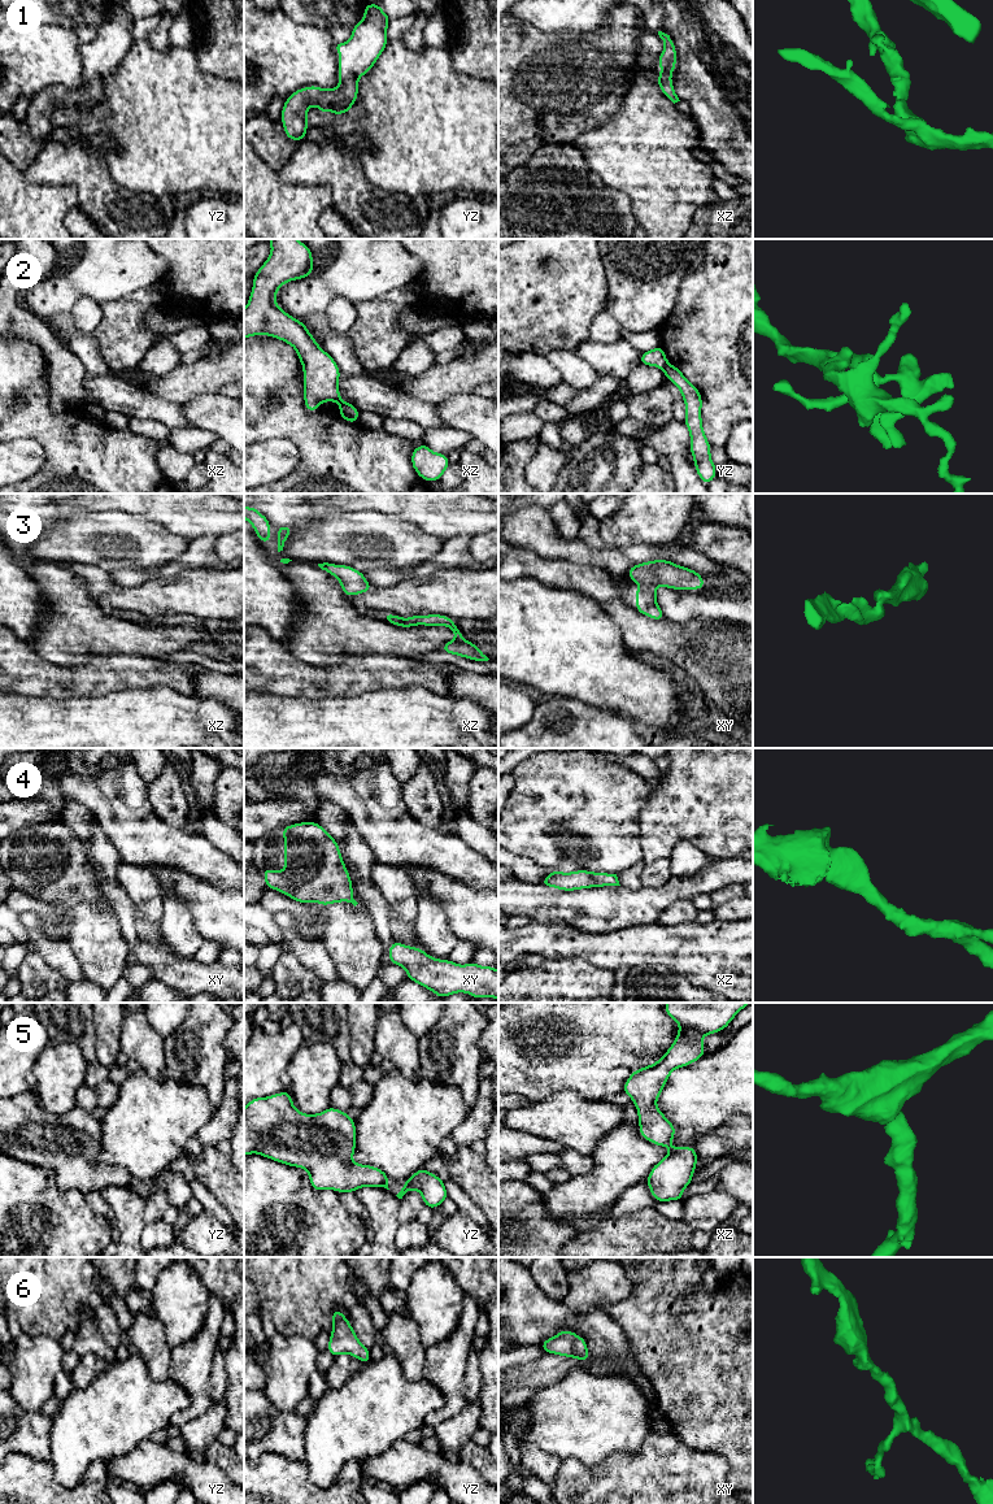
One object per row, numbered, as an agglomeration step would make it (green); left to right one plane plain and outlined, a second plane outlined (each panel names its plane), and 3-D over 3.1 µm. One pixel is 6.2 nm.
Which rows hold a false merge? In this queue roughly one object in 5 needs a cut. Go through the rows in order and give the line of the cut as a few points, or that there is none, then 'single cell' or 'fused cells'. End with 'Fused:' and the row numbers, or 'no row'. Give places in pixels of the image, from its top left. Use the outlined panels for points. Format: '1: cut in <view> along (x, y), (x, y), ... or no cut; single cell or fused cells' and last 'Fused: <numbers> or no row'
1: no cut; single cell
2: cut in xz along (348, 403), (340, 407); fused cells
3: no cut; single cell
4: no cut; single cell
5: no cut; single cell
6: no cut; single cell
Fused: 2

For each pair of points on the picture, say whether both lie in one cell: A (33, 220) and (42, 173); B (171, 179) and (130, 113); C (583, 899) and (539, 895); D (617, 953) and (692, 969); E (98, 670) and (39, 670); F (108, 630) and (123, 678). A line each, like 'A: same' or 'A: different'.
A: different
B: same
C: same
D: same
E: same
F: different

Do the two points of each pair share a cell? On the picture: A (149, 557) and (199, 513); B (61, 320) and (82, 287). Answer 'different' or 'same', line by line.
A: different
B: different

